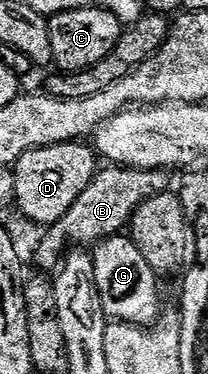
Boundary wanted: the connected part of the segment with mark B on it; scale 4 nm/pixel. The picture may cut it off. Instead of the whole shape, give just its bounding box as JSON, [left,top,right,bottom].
[36,167,173,267]

